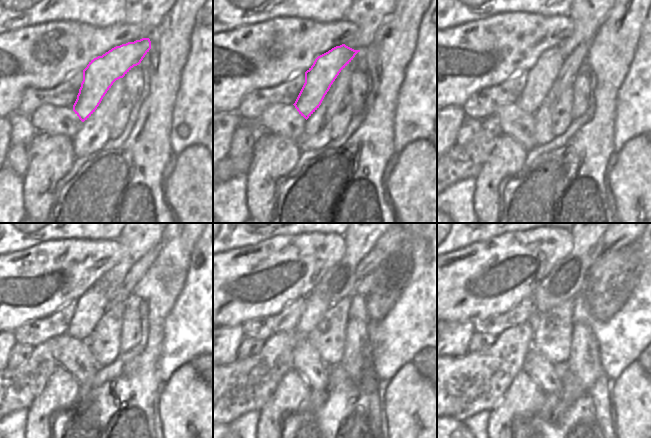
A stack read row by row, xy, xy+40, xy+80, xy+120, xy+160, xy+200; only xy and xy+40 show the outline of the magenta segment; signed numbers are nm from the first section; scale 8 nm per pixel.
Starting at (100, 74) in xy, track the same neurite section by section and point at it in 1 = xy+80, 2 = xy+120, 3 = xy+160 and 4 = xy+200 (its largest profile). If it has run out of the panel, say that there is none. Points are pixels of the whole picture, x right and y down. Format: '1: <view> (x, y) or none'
1: xy+80 (540, 78)
2: xy+120 (91, 305)
3: xy+160 (315, 307)
4: xy+200 (534, 317)

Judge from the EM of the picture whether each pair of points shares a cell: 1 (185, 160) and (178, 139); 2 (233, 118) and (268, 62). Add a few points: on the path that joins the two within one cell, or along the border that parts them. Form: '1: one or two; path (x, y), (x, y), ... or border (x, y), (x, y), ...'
1: two; border (202, 145), (192, 144), (177, 156)
2: two; border (223, 111), (236, 112)

